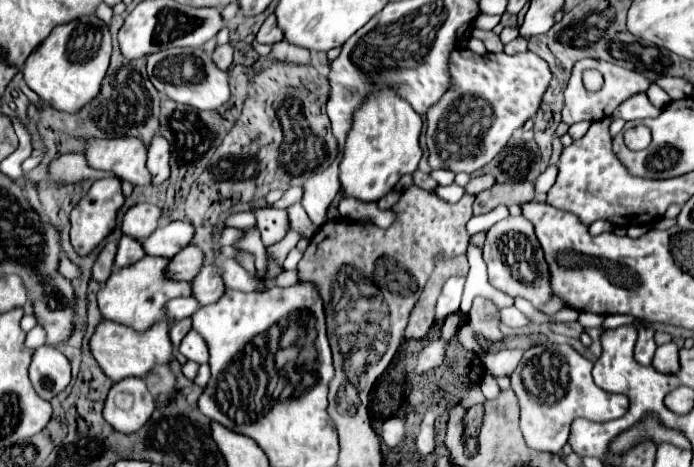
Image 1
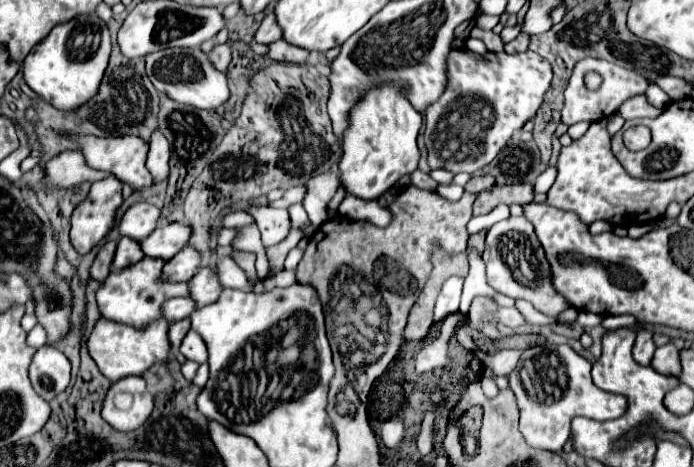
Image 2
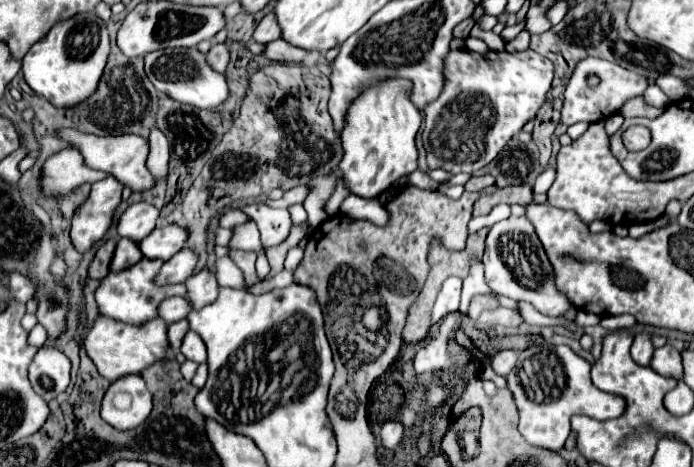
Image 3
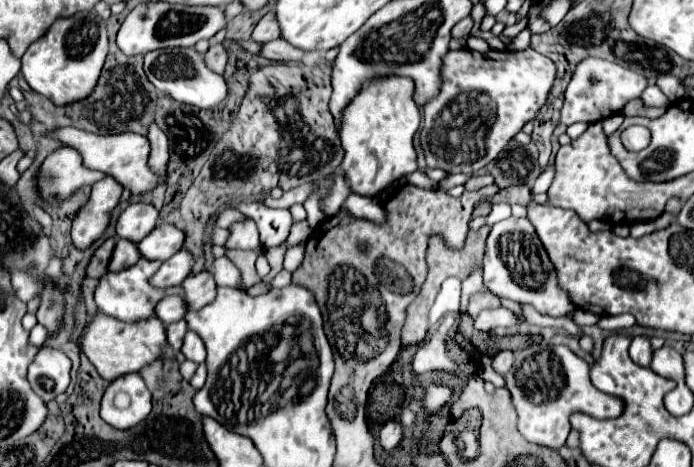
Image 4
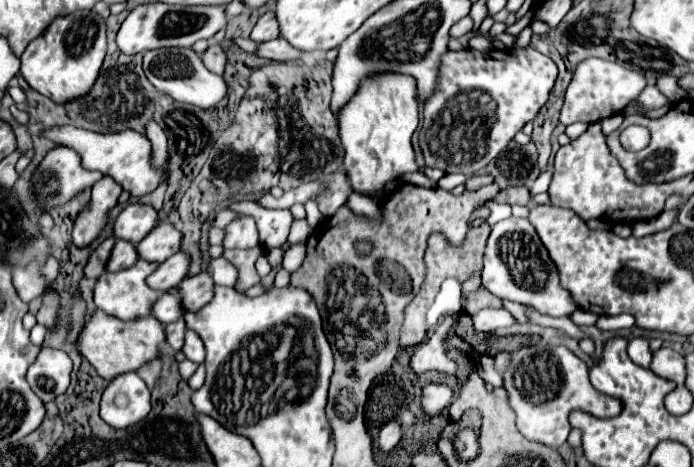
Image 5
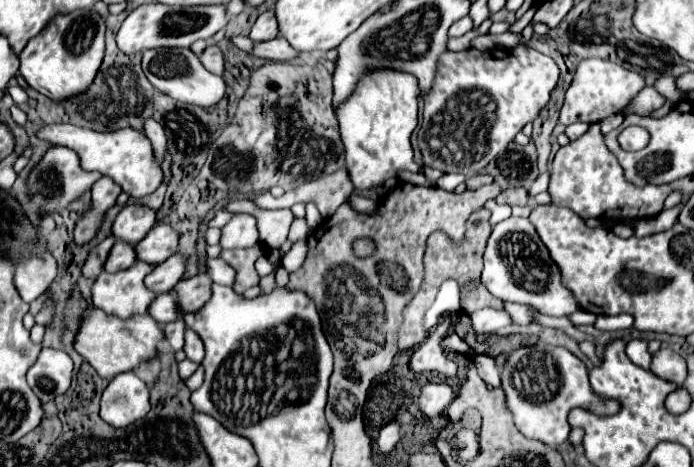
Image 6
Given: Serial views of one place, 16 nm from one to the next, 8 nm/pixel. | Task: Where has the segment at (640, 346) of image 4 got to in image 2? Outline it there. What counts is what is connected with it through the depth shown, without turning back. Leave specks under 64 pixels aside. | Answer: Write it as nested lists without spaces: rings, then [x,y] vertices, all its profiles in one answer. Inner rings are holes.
[[[640,330],[638,336],[636,336],[636,344],[634,344],[634,360],[642,366],[650,366],[652,362],[652,356],[654,356],[654,340],[652,340],[652,332],[650,330]]]

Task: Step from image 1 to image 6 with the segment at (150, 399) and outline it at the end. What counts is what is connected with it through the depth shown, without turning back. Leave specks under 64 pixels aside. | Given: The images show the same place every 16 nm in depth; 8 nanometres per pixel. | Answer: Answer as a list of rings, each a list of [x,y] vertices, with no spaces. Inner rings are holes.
[[[124,372],[106,386],[100,402],[100,416],[114,428],[126,428],[142,420],[148,412],[150,390],[134,372]]]

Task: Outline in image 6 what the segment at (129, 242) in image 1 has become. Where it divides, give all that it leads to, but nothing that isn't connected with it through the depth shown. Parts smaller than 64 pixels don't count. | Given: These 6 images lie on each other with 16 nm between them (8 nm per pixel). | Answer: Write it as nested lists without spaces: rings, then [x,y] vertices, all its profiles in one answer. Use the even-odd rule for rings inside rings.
[[[116,240],[116,244],[110,250],[110,256],[104,264],[106,272],[118,272],[126,270],[136,262],[136,250],[132,244],[124,244],[124,240]]]

